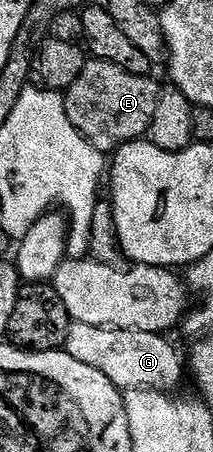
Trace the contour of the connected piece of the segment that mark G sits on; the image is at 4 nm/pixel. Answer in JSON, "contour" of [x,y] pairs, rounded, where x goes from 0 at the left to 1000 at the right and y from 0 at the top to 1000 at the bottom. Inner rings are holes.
{"contour":[[[343,712],[300,772],[394,808],[432,808],[432,816],[488,825],[488,834],[577,867],[681,861],[798,869],[822,863],[812,856],[854,847],[864,794],[779,750],[793,748],[775,739],[549,732],[535,723],[437,723]]]}

